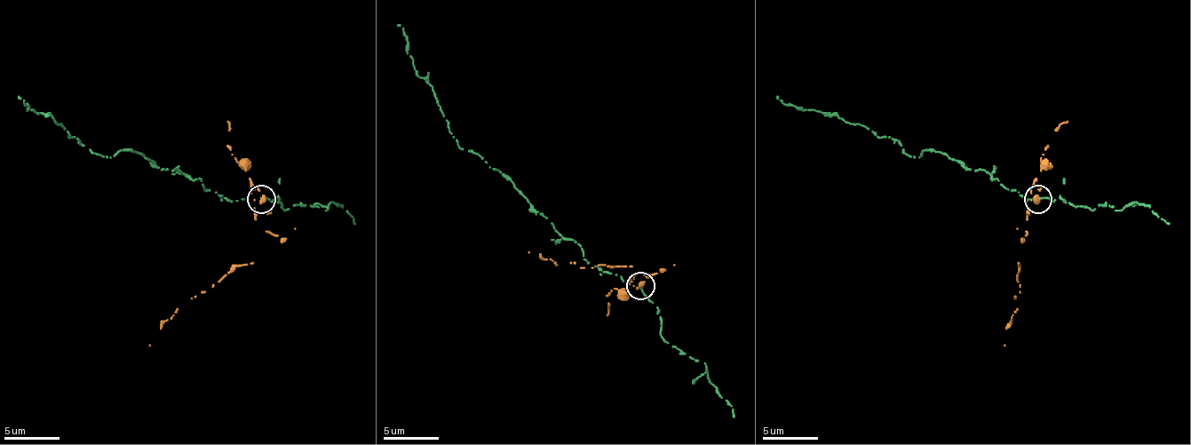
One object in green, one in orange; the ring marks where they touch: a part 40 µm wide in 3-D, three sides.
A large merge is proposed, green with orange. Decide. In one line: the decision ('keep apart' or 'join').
keep apart

